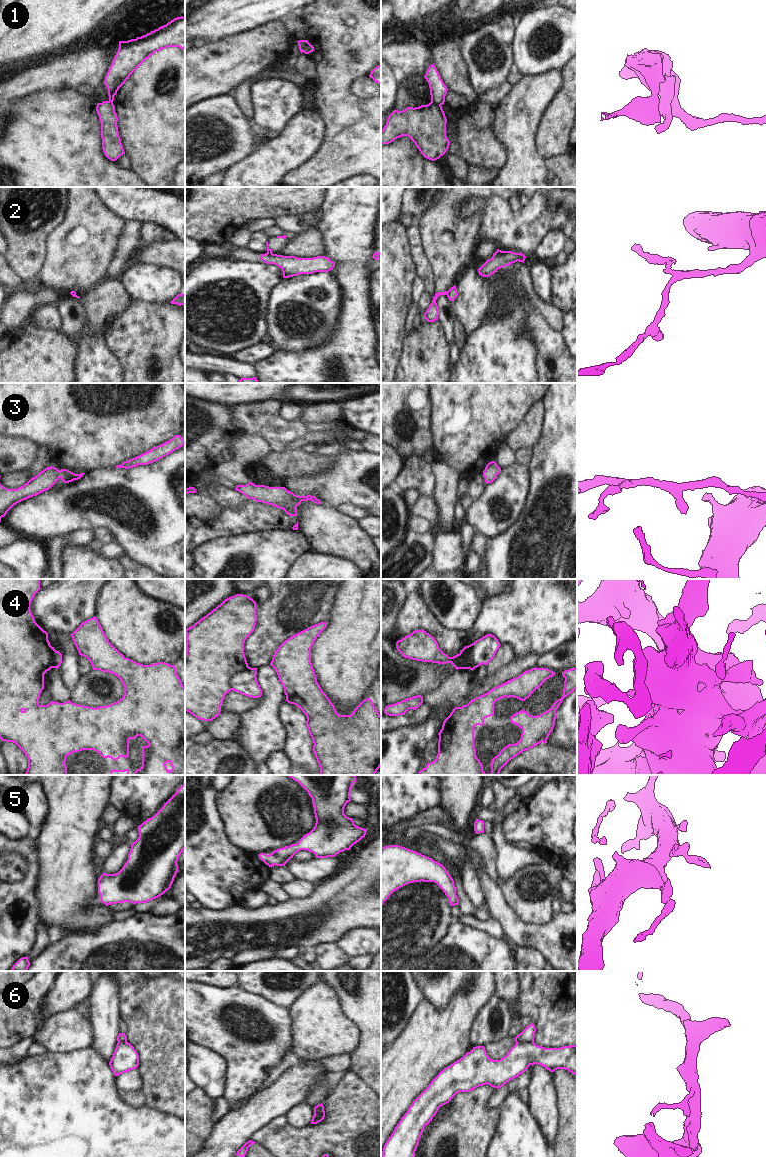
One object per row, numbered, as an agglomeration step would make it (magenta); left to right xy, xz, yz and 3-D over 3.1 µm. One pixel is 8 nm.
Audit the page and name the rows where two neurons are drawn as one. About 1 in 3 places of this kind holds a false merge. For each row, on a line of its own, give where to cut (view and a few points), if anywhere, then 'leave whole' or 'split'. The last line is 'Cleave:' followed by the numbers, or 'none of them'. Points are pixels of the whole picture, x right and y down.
1: cut xz (308, 42), (302, 51); split
2: cut yz (447, 291), (445, 294); split
3: cut none; leave whole
4: cut xz (248, 666), (231, 677), (231, 689); split
5: cut none; leave whole
6: cut yz (516, 1041), (533, 1042); split
Cleave: 1, 2, 4, 6

